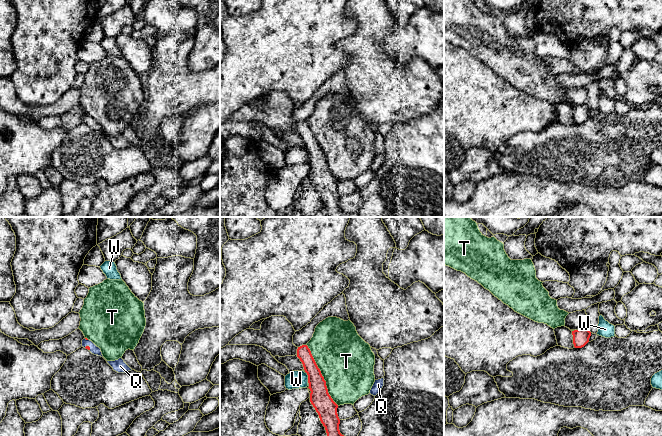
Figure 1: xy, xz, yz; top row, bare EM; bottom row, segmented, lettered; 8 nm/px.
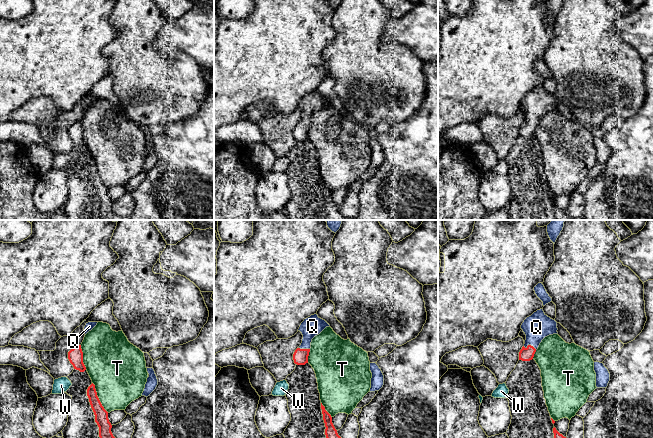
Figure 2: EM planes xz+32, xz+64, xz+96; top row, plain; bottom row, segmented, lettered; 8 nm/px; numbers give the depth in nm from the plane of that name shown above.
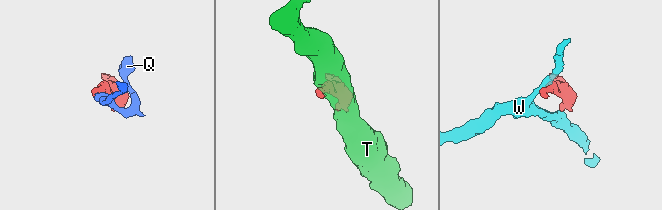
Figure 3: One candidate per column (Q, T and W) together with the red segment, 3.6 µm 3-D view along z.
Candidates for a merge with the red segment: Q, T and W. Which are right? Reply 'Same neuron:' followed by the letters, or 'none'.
Same neuron: Q

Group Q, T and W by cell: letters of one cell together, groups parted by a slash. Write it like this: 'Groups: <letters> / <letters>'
Groups: Q / T / W

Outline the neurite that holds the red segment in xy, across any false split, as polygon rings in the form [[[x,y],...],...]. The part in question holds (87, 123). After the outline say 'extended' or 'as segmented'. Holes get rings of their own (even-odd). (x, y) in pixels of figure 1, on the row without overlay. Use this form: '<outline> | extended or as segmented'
[[[87,114],[82,116],[82,123],[88,125],[92,130],[103,133],[101,125]]] | extended

